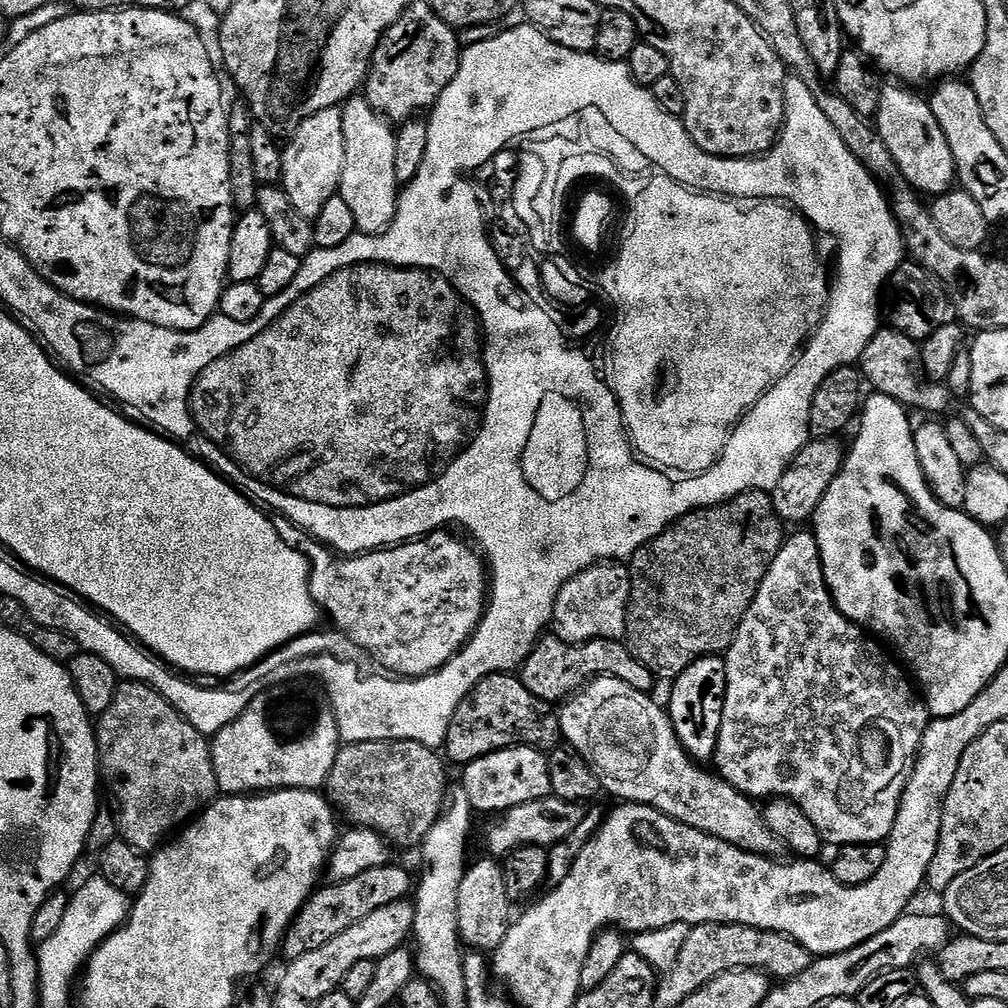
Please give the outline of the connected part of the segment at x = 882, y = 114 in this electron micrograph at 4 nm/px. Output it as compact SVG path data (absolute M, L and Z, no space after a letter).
M892 82L881 87L878 110L874 117L877 132L886 142L886 150L894 154L898 170L909 186L928 198L935 198L953 191L957 183L954 154L950 154L950 142L934 118L934 110L927 99L915 96L913 89Z

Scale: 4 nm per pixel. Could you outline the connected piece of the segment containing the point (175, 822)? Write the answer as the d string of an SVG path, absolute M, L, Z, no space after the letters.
M136 680L117 683L114 702L110 702L110 707L95 721L94 731L100 755L100 775L116 799L114 808L118 813L119 835L140 852L155 853L173 833L195 820L217 799L220 787L214 774L209 737L194 730L194 726L190 726L190 722L166 702L166 698L150 686Z

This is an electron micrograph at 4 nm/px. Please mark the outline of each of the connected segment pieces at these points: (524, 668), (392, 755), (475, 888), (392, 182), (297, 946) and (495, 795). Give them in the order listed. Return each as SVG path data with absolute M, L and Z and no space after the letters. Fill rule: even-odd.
M554 634L545 635L536 643L532 653L520 665L518 675L526 690L534 694L534 698L542 698L553 706L567 701L597 676L613 676L626 682L626 686L634 686L634 690L639 692L651 693L652 684L654 685L652 672L634 658L627 643L618 640L591 640L585 644L567 644Z
M379 740L378 742L362 742L361 744L344 744L341 747L339 754L334 758L334 766L328 775L328 782L326 785L326 795L335 811L341 817L344 816L349 820L349 825L359 828L368 828L370 831L376 832L378 835L384 837L388 843L397 848L412 848L423 845L424 839L434 826L434 822L438 822L441 812L444 811L445 803L450 795L450 783L448 784L448 772L444 769L446 760L437 749L427 748L413 740Z
M496 858L485 859L472 860L462 874L462 883L458 886L458 930L461 945L465 949L495 954L508 933L514 904L508 899L501 861Z
M353 98L342 108L342 138L346 146L346 162L340 179L340 195L354 214L356 231L361 236L378 236L392 225L396 216L398 185L394 174L393 125L378 115L368 101Z
M391 862L380 869L366 870L364 874L341 884L328 882L317 887L311 898L300 907L300 912L284 935L282 956L285 956L285 961L297 960L302 958L302 954L310 954L310 950L318 950L318 946L326 946L330 938L338 938L342 930L350 930L354 922L362 922L362 918L374 914L374 910L382 910L384 906L405 899L413 891L414 876L406 869L395 866Z
M517 746L503 748L486 754L474 762L463 765L462 787L470 798L473 813L498 812L505 814L510 809L547 797L551 793L548 756L541 749Z

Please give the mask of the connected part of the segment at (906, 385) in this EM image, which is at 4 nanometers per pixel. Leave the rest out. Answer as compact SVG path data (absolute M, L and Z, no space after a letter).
M881 326L860 355L858 367L863 374L867 387L872 392L881 392L894 398L899 404L913 406L917 404L924 412L933 412L933 417L940 418L943 412L951 410L954 399L943 383L923 382L920 367L921 345L902 334L897 328Z

